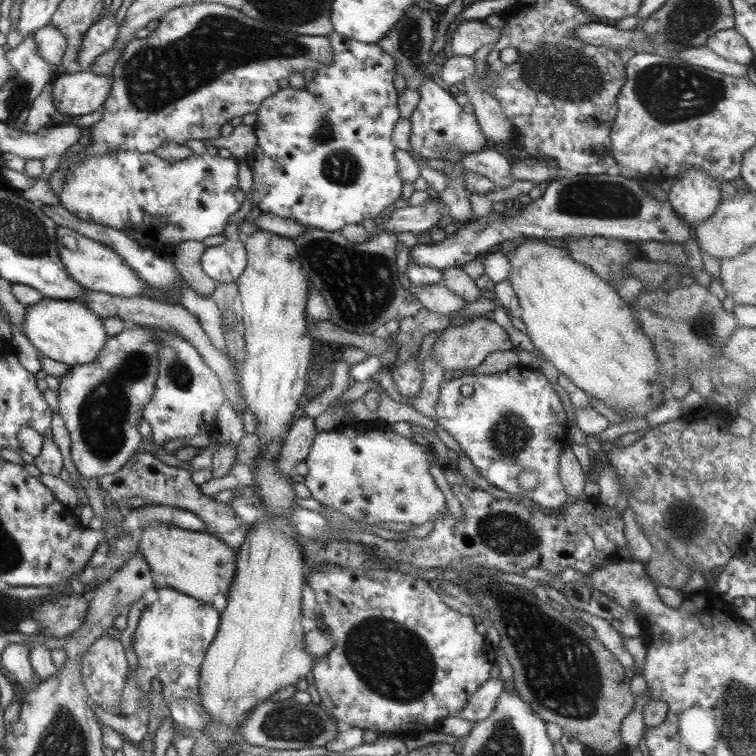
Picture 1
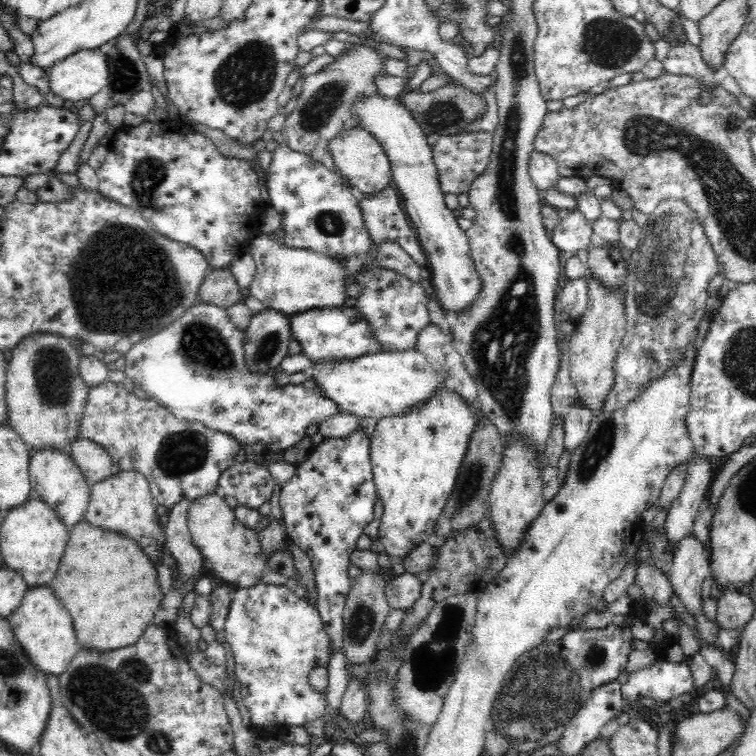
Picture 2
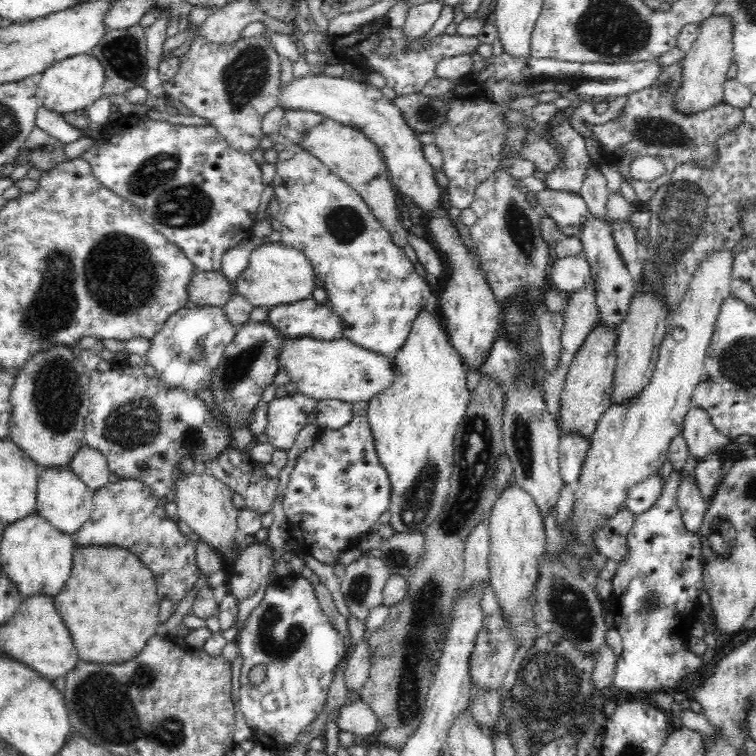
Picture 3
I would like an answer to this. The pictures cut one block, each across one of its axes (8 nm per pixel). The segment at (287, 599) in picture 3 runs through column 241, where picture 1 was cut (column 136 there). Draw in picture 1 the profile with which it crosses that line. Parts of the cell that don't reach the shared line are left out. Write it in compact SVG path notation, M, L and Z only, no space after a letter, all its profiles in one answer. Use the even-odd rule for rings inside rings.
M171 587L155 588L157 598L140 612L133 632L133 652L137 658L134 668L129 668L125 686L119 700L119 712L123 716L135 713L141 702L149 705L149 681L157 678L161 683L163 702L171 699L187 699L200 703L197 681L201 661L219 628L219 613L209 603L201 603Z

